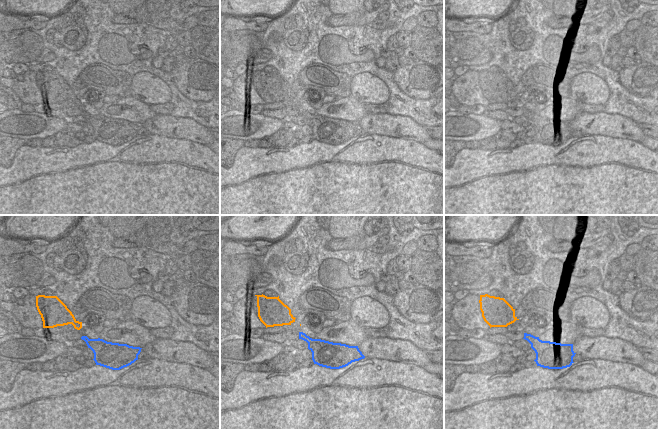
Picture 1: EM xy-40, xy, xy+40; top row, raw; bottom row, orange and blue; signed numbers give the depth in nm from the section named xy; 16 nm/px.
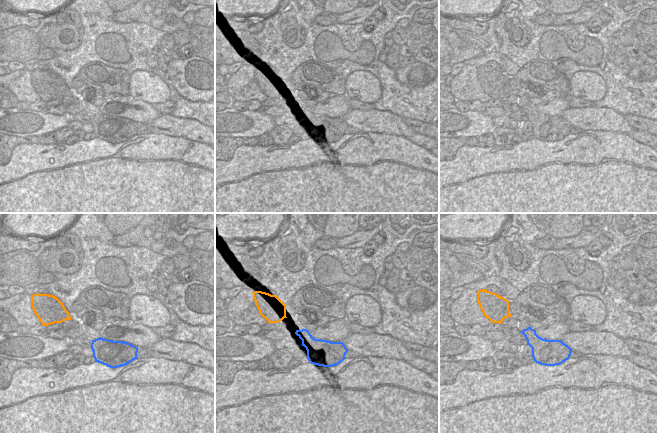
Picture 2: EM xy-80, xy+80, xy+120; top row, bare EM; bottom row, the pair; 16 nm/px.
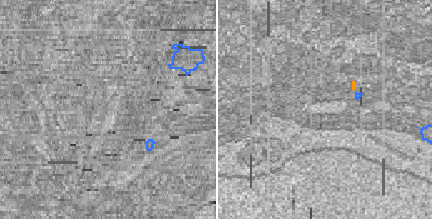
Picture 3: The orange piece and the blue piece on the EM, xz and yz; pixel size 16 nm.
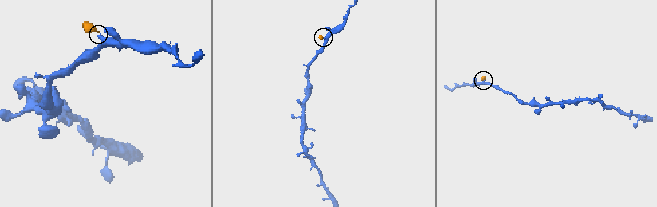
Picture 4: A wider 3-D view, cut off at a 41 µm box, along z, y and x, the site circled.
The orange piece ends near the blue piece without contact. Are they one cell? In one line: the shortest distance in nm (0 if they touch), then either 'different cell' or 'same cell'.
110 nm | same cell

